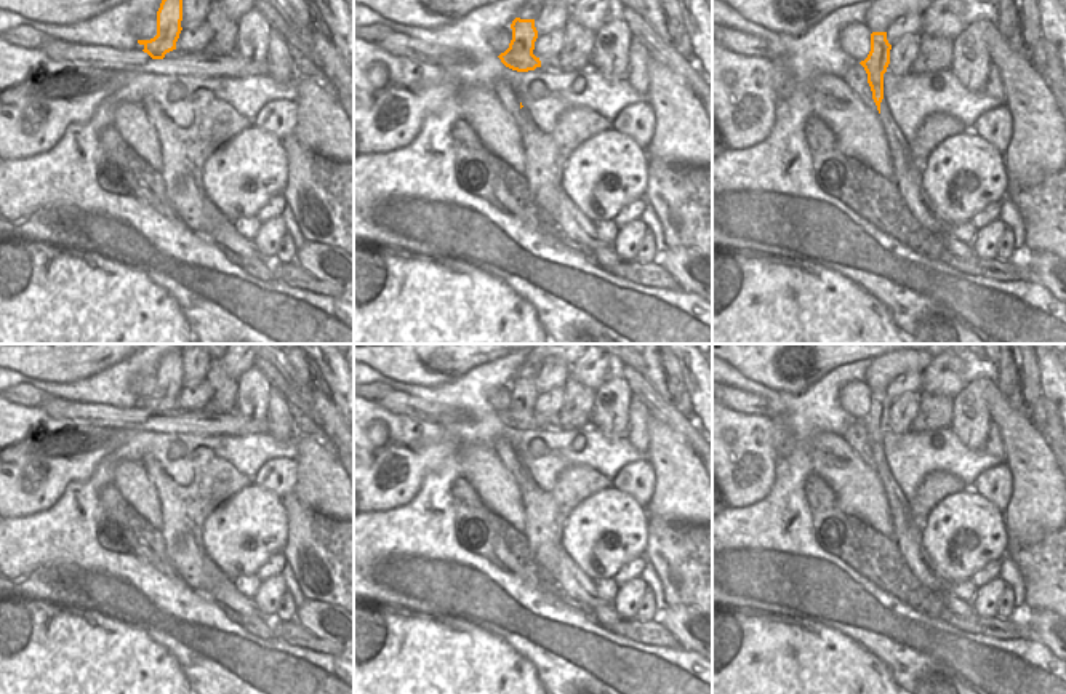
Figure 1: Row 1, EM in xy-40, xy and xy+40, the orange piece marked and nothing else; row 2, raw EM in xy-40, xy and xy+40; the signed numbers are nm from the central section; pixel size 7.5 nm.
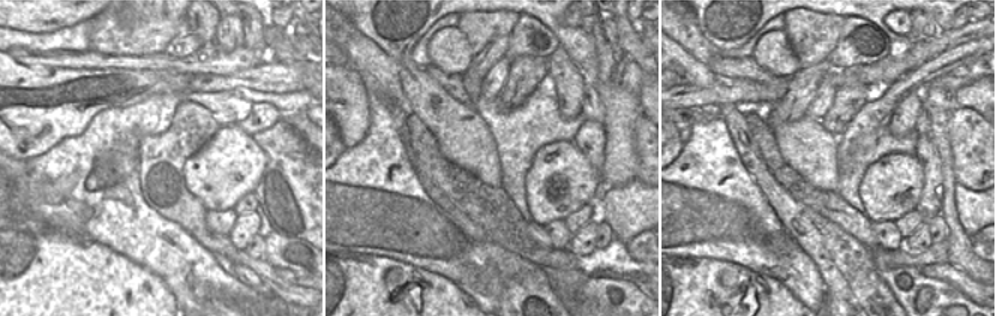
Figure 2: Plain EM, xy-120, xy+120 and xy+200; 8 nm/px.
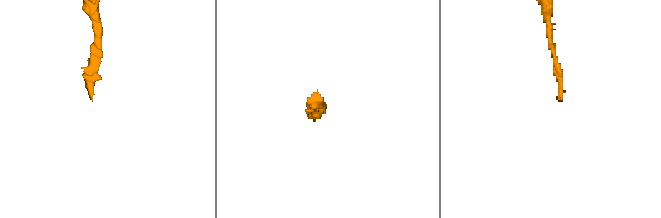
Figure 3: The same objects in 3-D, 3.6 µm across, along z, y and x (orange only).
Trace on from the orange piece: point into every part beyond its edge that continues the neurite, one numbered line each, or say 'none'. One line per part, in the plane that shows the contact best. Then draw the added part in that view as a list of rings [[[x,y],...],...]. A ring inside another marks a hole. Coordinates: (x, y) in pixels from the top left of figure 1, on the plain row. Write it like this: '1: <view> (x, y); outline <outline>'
1: xy+40 (908, 517); outline [[[885,457],[877,472],[890,507],[893,523],[893,540],[904,556],[912,574],[933,593],[946,595],[949,584],[936,571],[922,545],[922,529],[928,513],[946,497],[967,489],[967,485],[956,475],[936,470],[928,473],[916,491],[916,497],[908,501],[893,480]]]

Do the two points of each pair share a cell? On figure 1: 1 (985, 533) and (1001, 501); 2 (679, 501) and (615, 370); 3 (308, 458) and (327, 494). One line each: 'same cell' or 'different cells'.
1: different cells
2: same cell
3: same cell

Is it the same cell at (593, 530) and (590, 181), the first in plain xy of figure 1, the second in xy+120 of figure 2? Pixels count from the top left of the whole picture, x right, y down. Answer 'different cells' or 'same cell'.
same cell

